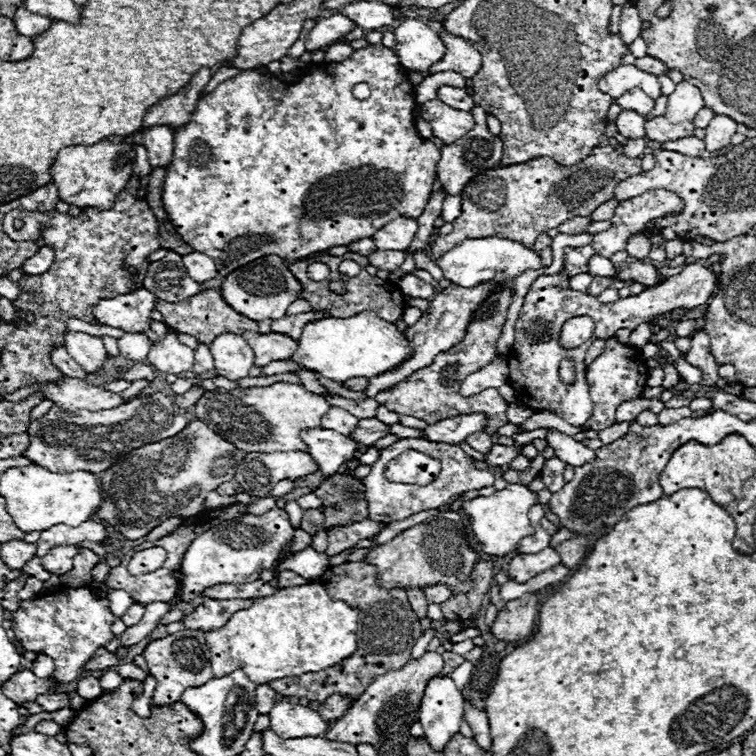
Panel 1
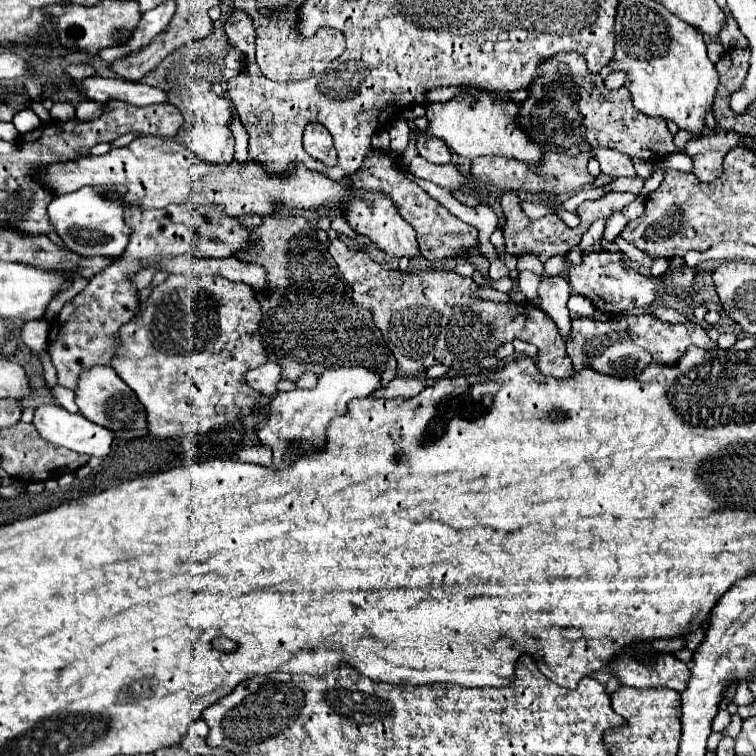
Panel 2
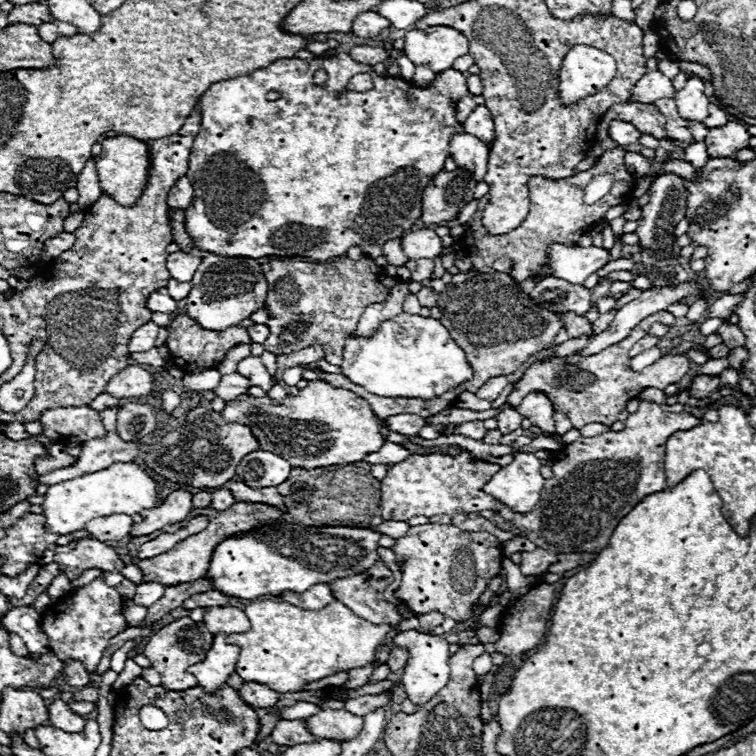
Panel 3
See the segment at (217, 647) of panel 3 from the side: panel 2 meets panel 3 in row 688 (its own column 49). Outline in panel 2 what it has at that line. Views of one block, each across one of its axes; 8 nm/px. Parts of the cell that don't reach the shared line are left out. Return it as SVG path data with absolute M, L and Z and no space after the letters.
M84 186L82 190L60 194L48 206L50 222L54 224L58 236L64 240L66 248L80 256L120 256L128 246L132 228L124 222L124 202L122 196L126 188L116 186Z

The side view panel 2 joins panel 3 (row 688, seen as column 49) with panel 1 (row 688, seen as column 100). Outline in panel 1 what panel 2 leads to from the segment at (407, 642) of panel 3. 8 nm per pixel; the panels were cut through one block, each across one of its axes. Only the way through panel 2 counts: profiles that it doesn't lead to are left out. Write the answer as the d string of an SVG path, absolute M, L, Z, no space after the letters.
M436 676L426 686L418 708L418 722L432 750L442 752L446 744L460 732L464 720L464 698L452 678Z

